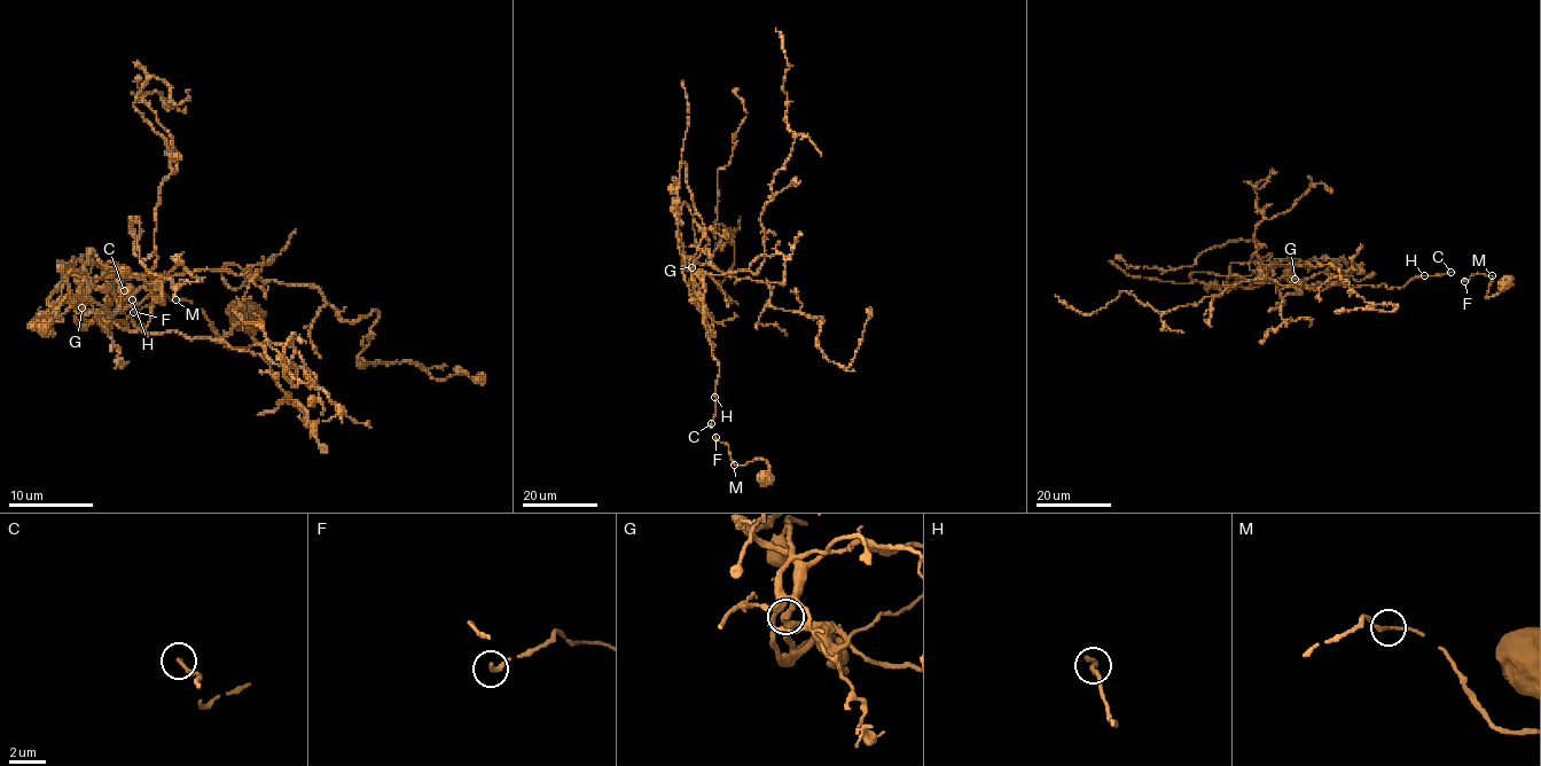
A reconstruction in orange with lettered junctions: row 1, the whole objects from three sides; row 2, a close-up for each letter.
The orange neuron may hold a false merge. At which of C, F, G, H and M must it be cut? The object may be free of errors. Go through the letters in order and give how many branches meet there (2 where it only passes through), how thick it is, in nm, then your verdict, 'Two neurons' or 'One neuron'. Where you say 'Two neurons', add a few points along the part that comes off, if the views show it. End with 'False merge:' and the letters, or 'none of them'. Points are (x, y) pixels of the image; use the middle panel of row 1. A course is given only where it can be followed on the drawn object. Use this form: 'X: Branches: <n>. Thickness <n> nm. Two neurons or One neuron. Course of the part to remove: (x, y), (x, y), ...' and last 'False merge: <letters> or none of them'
C: Branches: 1. Thickness 280 nm. One neuron
F: Branches: 1. Thickness 320 nm. One neuron
G: Branches: 2. Thickness 340 nm. One neuron
H: Branches: 2. Thickness 220 nm. One neuron
M: Branches: 2. Thickness 170 nm. One neuron
False merge: none of them

